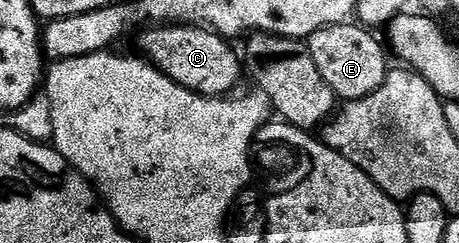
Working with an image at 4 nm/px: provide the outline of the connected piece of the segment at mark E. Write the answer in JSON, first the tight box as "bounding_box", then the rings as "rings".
{"bounding_box":[307,22,389,101],"rings":[[[345,22],[331,24],[307,37],[308,52],[314,58],[314,66],[318,66],[322,78],[326,78],[326,86],[330,86],[341,101],[364,100],[382,86],[389,74],[389,53],[385,45],[380,45],[368,32],[371,31],[359,23]]]}

